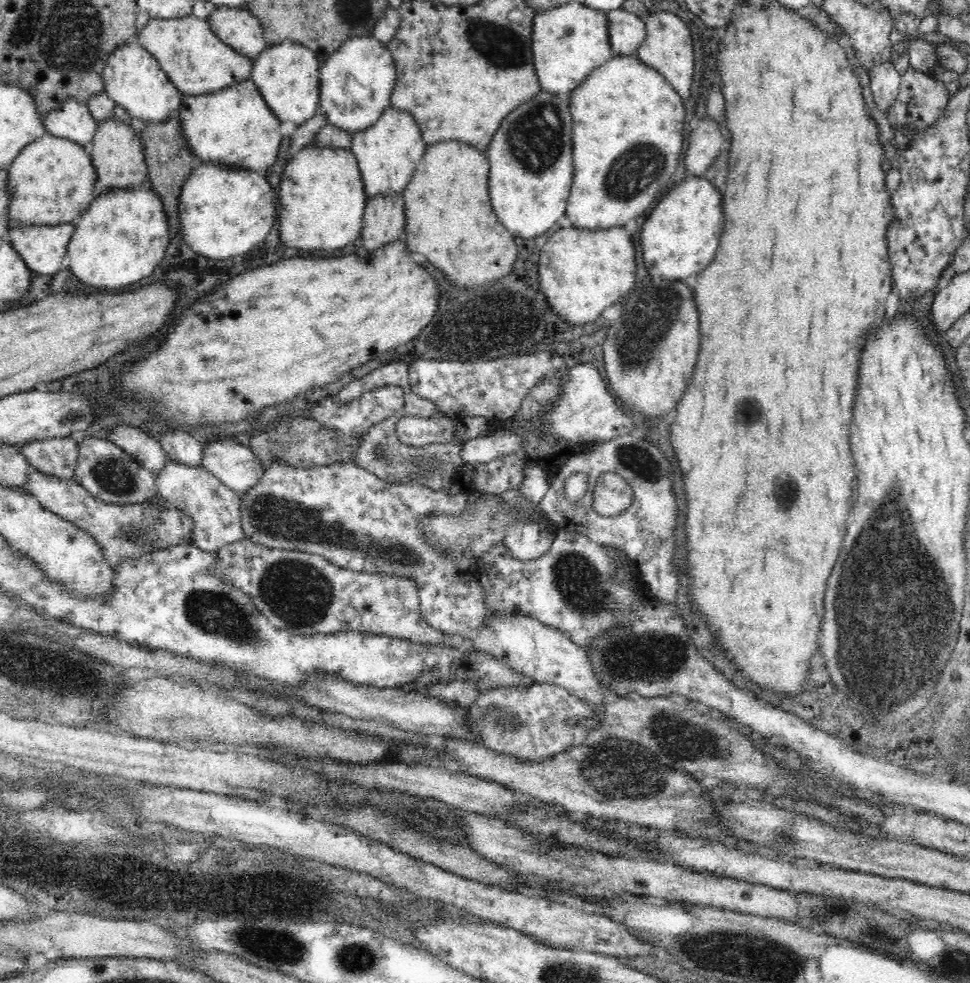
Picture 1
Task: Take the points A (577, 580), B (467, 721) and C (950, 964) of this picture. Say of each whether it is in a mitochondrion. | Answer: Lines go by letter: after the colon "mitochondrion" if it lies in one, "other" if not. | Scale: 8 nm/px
A: mitochondrion
B: other
C: other

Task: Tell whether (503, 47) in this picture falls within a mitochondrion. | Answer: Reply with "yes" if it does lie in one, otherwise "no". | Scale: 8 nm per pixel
yes

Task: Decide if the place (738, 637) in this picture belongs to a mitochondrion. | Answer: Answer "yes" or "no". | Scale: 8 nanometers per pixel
no

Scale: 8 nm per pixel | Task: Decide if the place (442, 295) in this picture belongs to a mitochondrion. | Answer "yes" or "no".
no

